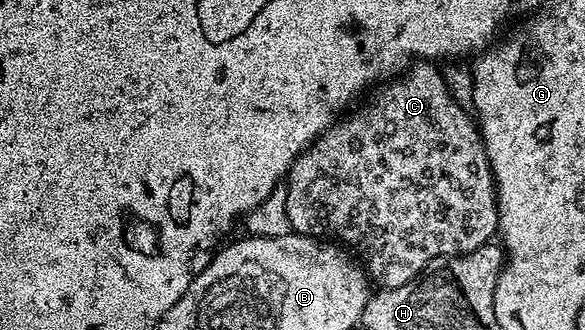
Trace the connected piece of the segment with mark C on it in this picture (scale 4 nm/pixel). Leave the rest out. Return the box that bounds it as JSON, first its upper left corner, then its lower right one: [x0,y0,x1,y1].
[285,59,499,289]

